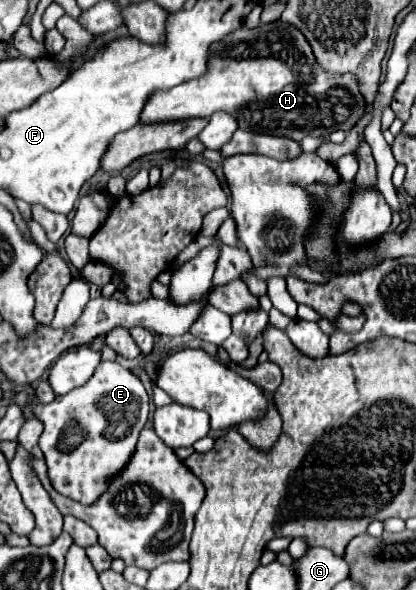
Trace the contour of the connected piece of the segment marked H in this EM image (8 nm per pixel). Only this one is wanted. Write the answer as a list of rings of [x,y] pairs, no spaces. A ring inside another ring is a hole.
[[[283,20],[261,24],[253,30],[241,28],[239,32],[233,32],[233,36],[227,36],[225,40],[213,44],[209,56],[209,68],[211,70],[197,80],[153,94],[149,98],[149,104],[145,104],[145,112],[141,112],[141,122],[149,124],[153,120],[207,118],[217,110],[225,110],[237,120],[241,130],[301,140],[303,134],[323,136],[323,130],[349,132],[365,112],[365,100],[359,94],[357,80],[353,80],[353,76],[349,74],[341,76],[341,74],[323,72],[321,66],[315,62],[311,46],[301,34],[301,30],[297,30],[293,24],[287,24]]]

